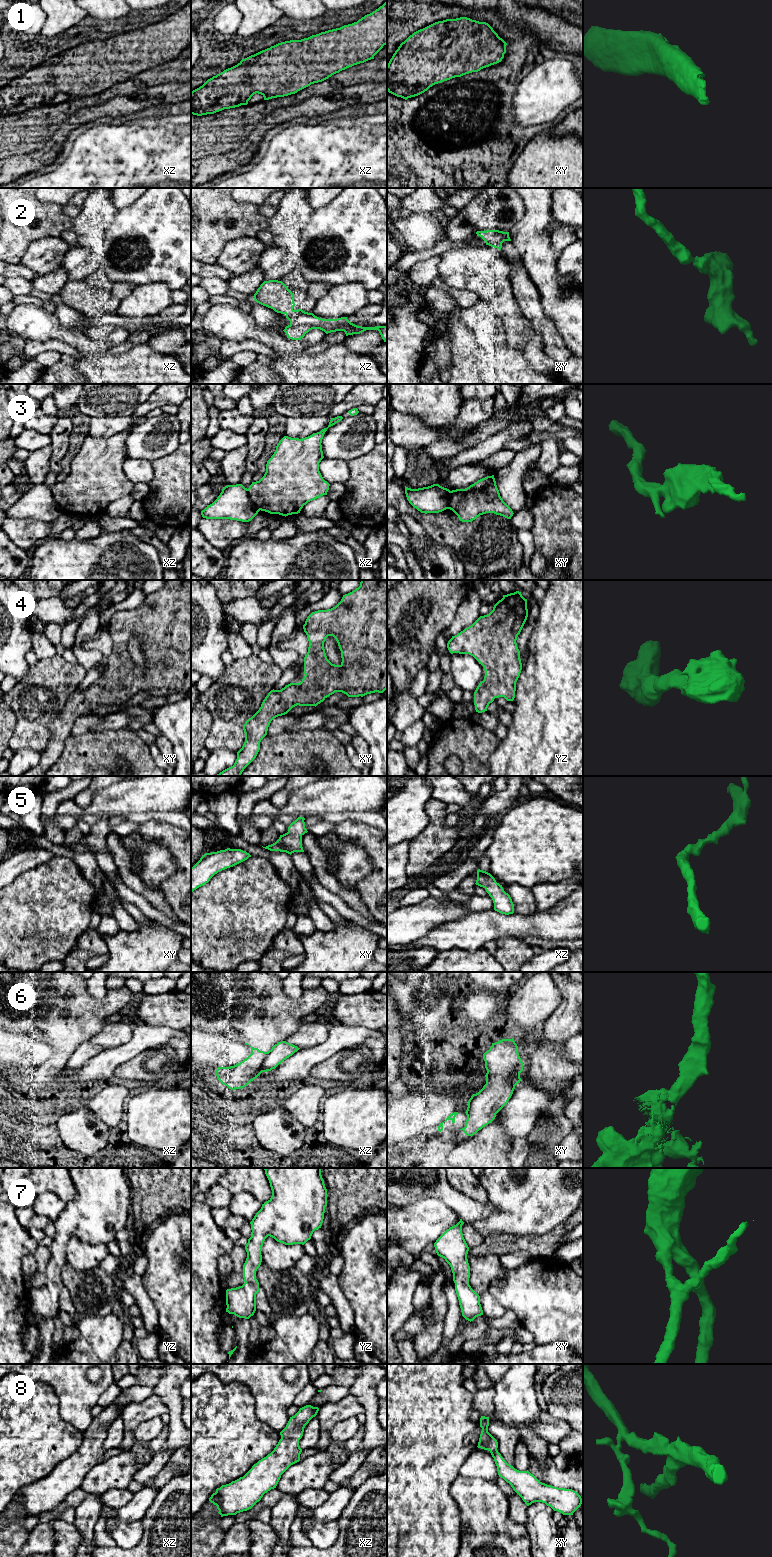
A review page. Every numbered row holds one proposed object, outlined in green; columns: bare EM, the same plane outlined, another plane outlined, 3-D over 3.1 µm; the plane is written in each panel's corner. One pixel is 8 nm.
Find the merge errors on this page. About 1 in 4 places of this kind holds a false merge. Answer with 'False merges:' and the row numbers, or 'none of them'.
False merges: 3, 6

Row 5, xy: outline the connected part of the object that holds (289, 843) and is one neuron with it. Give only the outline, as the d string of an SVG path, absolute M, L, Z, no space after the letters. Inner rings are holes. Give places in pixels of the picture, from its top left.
M298 817L290 824L288 832L280 835L275 843L262 847L270 851L286 852L290 855L294 852L304 852L302 847L302 836L308 832L305 828L304 820L304 817Z

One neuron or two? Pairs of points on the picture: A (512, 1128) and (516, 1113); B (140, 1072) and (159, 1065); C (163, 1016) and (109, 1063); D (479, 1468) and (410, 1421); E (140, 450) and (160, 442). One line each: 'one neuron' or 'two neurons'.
A: one neuron
B: one neuron
C: two neurons
D: two neurons
E: one neuron

